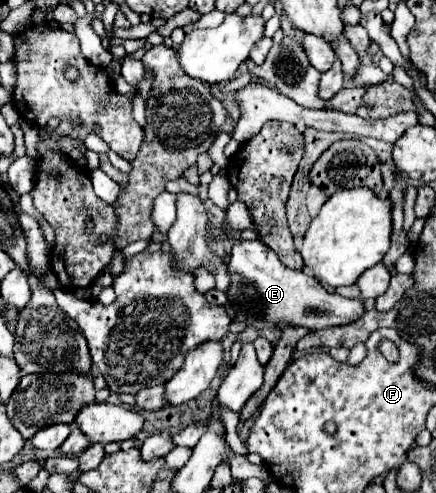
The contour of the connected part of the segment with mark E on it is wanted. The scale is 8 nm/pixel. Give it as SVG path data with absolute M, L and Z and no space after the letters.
M237 240L233 244L229 276L229 308L235 312L237 320L243 320L253 328L277 326L281 324L281 320L289 320L289 324L301 324L309 330L323 330L329 326L343 326L355 322L365 314L363 300L343 298L335 292L329 294L307 272L297 272L283 266L281 260L273 254L273 250L261 240Z

